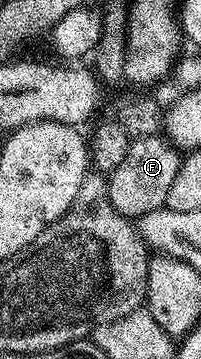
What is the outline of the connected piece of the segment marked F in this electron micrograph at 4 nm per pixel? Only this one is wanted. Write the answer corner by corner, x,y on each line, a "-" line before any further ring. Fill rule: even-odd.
161,135
143,137
130,142
127,157
123,157
119,169
108,172
109,196
121,215
137,221
141,216
165,207
167,193
171,193
177,174
181,169
183,155
178,148

